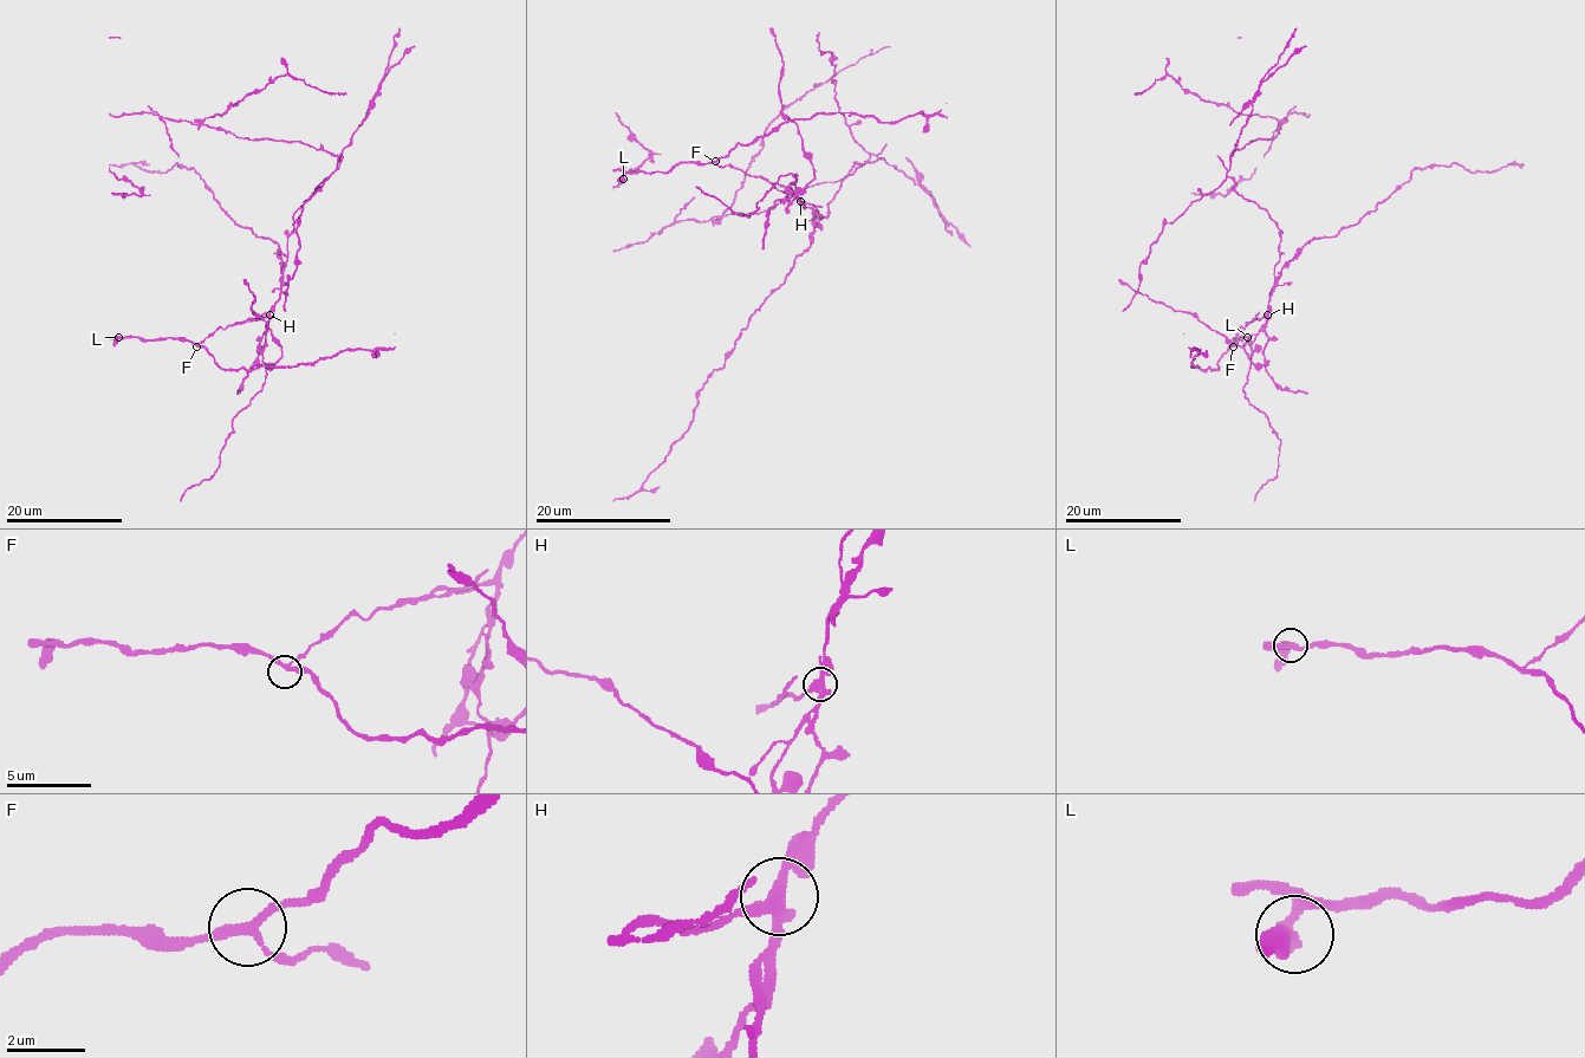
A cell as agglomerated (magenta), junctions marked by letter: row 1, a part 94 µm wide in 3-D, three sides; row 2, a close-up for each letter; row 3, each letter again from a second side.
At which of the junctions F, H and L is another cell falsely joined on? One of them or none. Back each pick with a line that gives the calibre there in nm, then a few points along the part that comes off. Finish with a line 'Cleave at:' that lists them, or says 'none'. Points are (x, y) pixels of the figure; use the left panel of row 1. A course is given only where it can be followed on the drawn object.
H: calibre 340 nm; course (268, 315), (293, 214), (338, 157), (202, 122), (279, 76), (345, 92)
Cleave at: H

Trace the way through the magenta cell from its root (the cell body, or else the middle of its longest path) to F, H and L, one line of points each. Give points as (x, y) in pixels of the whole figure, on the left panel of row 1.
F: (304, 203), (293, 215), (279, 300), (265, 317), (220, 328), (196, 346)
H: (304, 203), (293, 215), (279, 300), (268, 315)
L: (304, 203), (293, 215), (279, 300), (265, 317), (220, 328), (197, 344), (177, 338), (118, 337)

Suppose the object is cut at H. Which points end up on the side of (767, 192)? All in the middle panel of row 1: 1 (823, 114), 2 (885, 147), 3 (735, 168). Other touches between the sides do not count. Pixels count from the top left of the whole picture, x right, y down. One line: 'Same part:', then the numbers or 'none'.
Same part: 2

